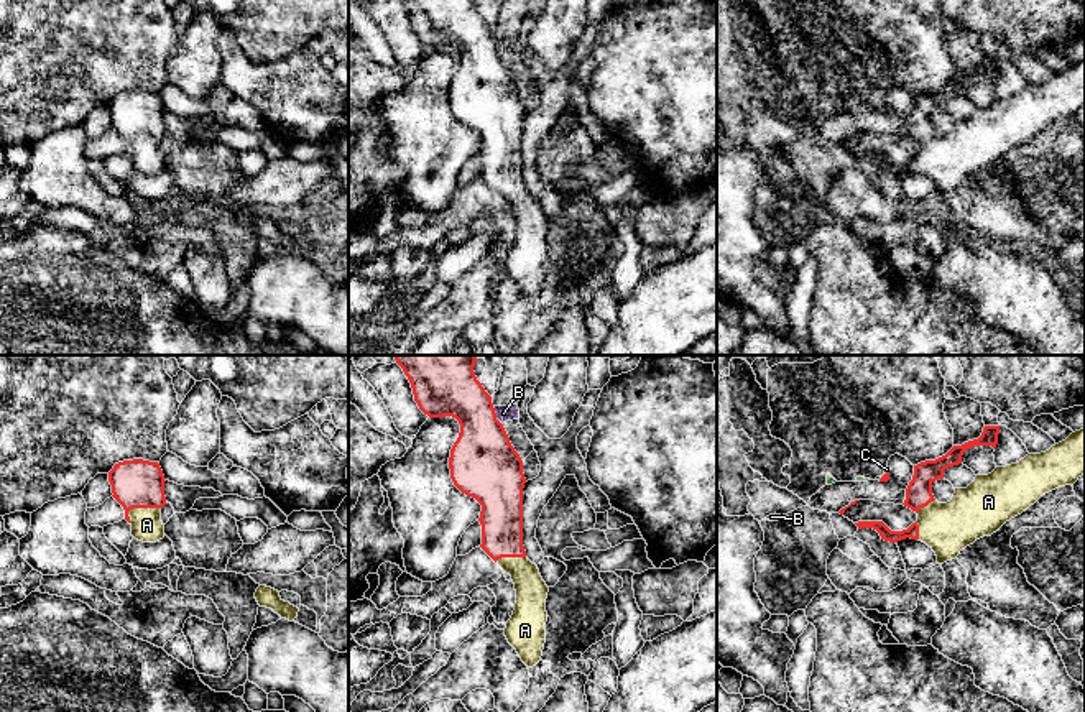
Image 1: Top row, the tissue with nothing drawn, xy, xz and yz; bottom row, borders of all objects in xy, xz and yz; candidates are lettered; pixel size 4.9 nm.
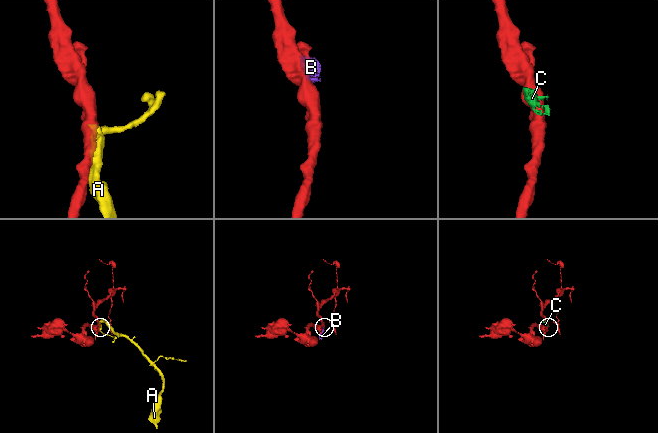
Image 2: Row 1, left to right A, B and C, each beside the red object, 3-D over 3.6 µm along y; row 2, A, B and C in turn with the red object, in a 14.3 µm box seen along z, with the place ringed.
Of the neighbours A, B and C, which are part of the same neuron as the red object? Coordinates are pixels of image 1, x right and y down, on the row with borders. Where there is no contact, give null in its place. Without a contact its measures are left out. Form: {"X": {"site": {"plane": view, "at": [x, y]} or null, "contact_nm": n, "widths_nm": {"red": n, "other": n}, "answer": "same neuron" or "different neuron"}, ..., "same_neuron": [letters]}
{"A": {"site": {"plane": "xy", "at": [138, 507]}, "contact_nm": 180, "widths_nm": {"red": 240, "other": 150}, "answer": "same neuron"}, "B": {"site": {"plane": "xz", "at": [495, 416]}, "contact_nm": 110, "widths_nm": {"red": 340, "other": 80}, "answer": "different neuron"}, "C": {"site": {"plane": "yz", "at": [883, 476]}, "contact_nm": 60, "widths_nm": {"red": 40, "other": 20}, "answer": "different neuron"}, "same_neuron": ["A"]}

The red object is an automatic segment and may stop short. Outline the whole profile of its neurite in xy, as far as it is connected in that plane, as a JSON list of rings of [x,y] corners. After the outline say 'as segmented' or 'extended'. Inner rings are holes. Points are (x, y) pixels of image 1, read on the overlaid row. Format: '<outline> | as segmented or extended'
[[[123,460],[108,472],[112,497],[123,506],[132,536],[143,543],[164,538],[161,508],[166,505],[164,475],[158,462]]] | extended

